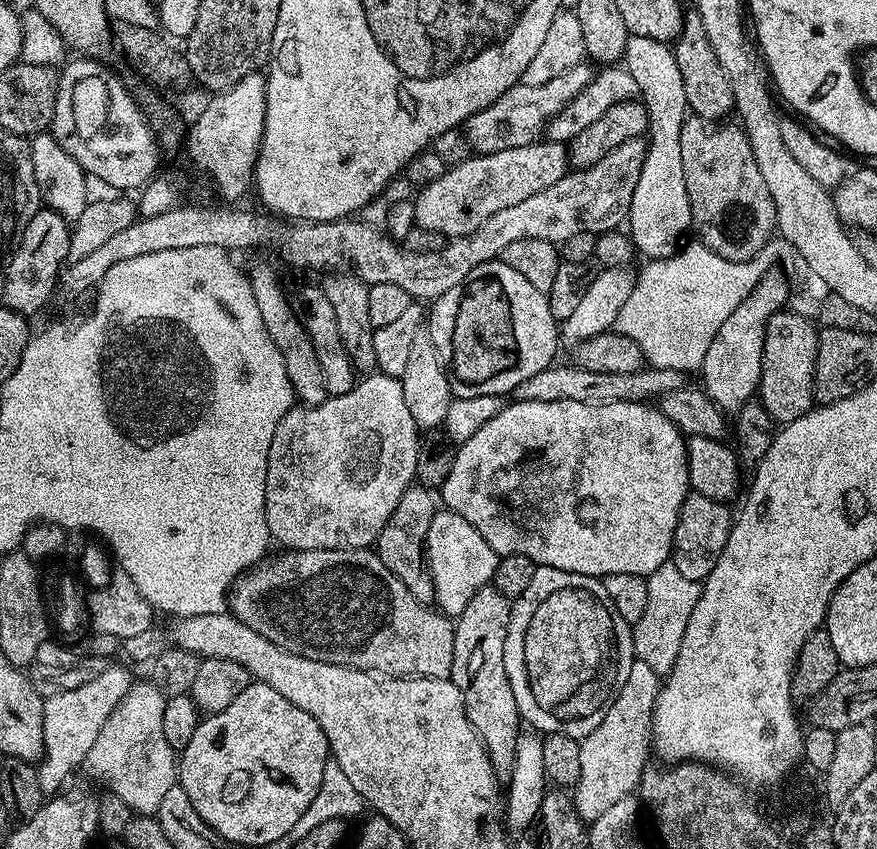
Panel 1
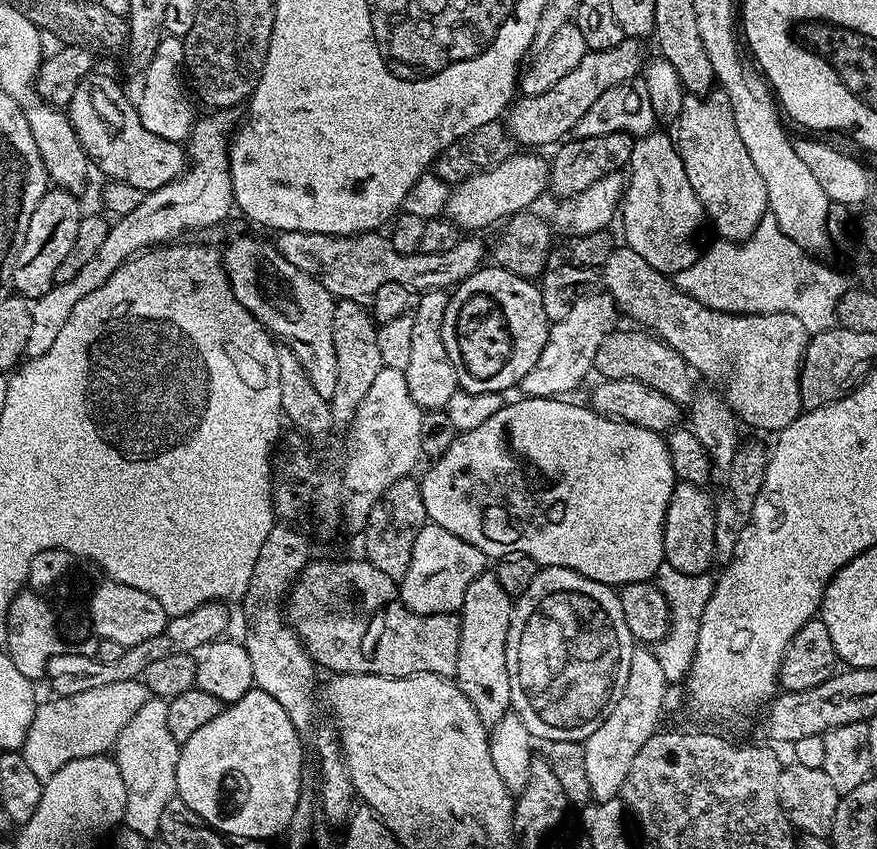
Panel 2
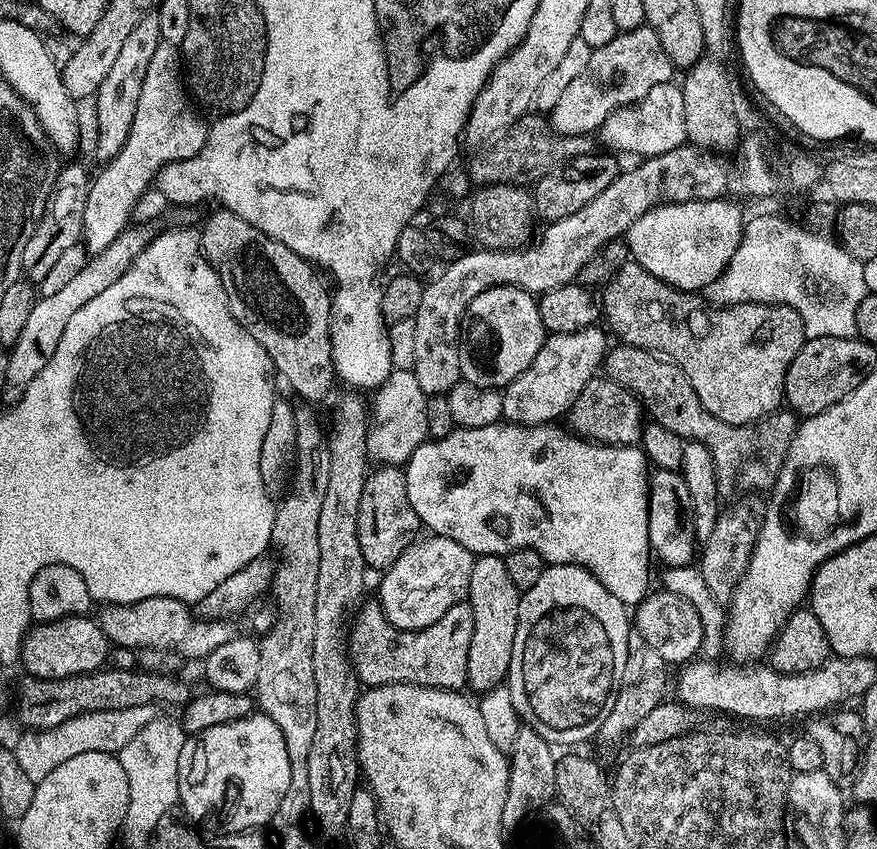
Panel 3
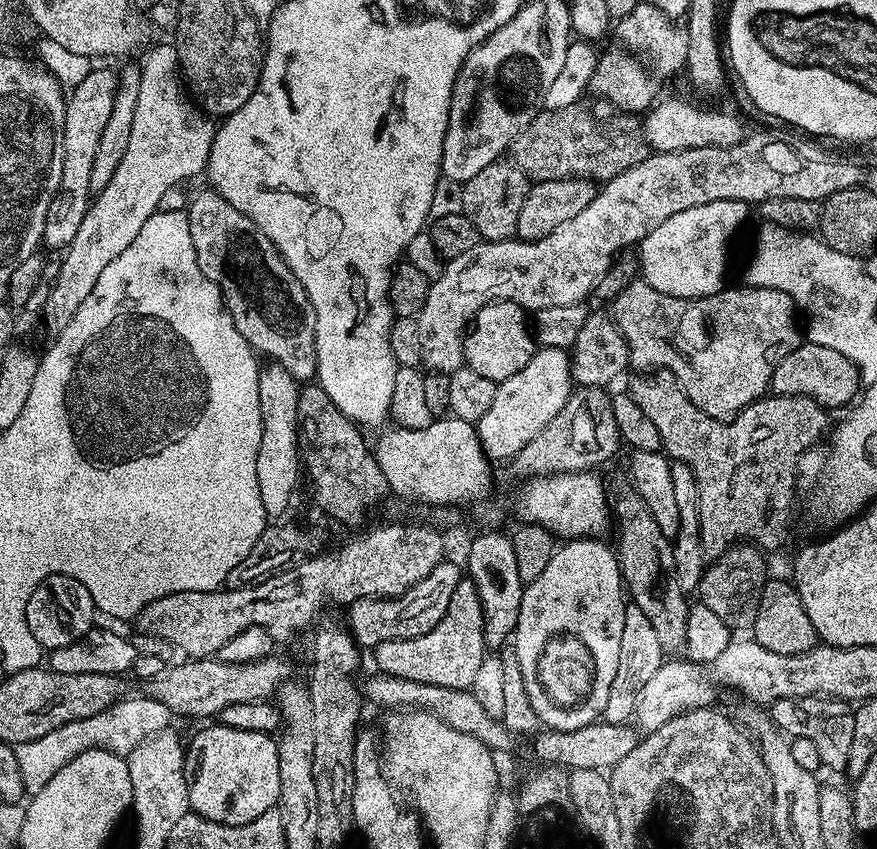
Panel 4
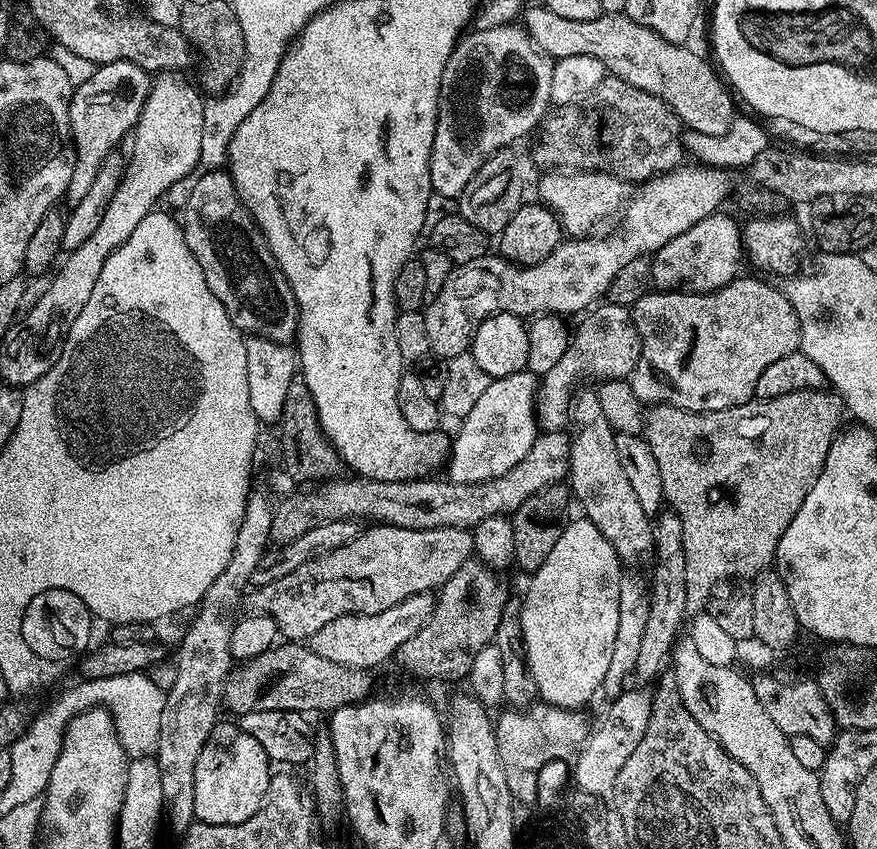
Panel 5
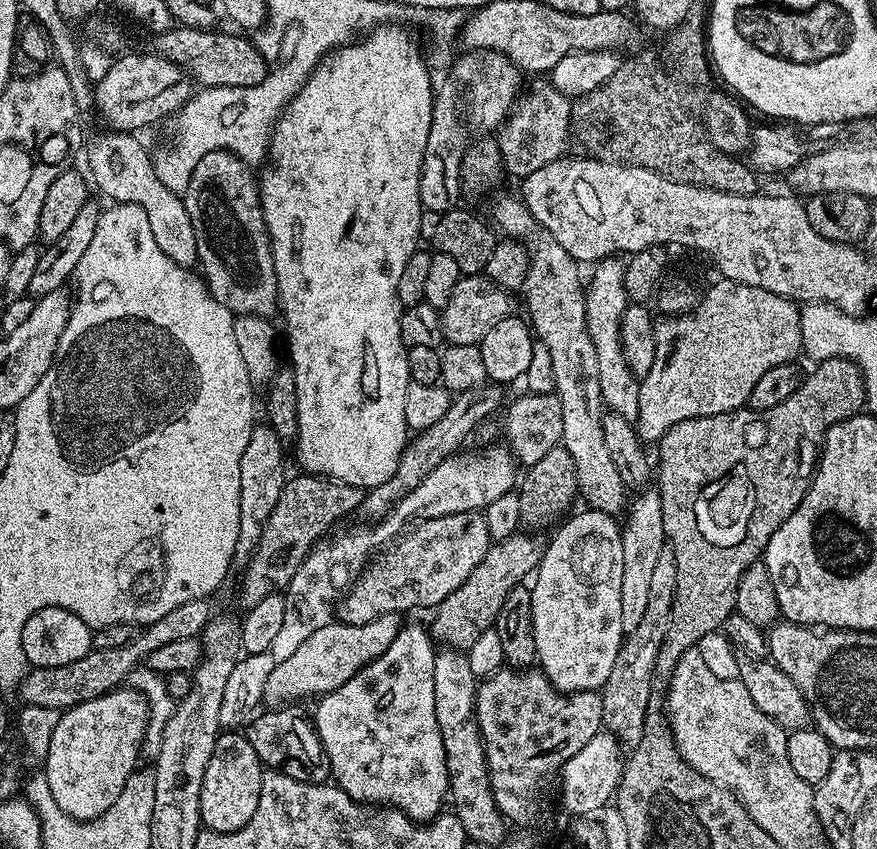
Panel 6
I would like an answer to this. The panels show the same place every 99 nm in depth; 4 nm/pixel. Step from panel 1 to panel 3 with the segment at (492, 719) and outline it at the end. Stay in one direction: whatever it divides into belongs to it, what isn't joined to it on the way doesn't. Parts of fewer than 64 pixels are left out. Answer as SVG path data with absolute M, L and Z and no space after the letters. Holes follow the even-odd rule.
M476 556L473 559L470 570L470 586L466 597L466 603L472 607L474 614L474 638L470 638L467 687L473 688L476 694L483 694L494 685L505 683L510 666L510 654L514 650L514 634L518 630L518 606L521 595L521 589L514 586L514 581L506 571L506 562L503 556Z

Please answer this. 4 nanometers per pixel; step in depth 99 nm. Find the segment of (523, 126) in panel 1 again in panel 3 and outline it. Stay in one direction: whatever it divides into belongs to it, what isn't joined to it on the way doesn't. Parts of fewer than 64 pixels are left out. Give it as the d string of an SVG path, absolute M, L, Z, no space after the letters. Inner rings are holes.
M641 26L629 32L617 31L616 37L606 42L606 46L593 48L588 69L566 86L566 94L562 94L550 113L552 131L565 138L587 137L588 132L595 133L614 110L637 104L654 90L654 86L669 83L672 75L670 58L666 58L666 50L652 28Z

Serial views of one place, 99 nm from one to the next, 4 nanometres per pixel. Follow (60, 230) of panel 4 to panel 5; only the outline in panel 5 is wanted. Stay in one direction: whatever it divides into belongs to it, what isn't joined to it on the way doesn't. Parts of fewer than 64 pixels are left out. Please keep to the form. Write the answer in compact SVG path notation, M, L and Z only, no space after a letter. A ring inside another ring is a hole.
M119 60L97 66L86 82L73 87L68 113L72 145L76 148L76 165L74 174L70 174L70 186L66 193L69 205L82 202L98 174L98 166L102 166L108 155L120 146L116 144L123 142L124 135L127 137L133 131L151 92L152 81L153 77L142 66Z

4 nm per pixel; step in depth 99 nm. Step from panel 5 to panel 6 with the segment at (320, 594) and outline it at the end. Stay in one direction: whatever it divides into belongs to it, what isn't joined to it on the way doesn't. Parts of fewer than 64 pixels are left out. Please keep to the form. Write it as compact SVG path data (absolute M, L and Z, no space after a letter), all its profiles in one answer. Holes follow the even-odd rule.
M459 512L458 514L446 514L433 520L421 520L415 526L409 527L391 546L385 547L380 557L373 559L359 573L360 581L356 584L356 589L352 593L345 595L343 599L335 605L334 612L345 624L365 624L374 622L374 618L383 616L395 616L405 614L411 608L435 609L441 604L466 578L470 578L474 566L482 562L486 554L490 537L486 530L486 522L480 512Z

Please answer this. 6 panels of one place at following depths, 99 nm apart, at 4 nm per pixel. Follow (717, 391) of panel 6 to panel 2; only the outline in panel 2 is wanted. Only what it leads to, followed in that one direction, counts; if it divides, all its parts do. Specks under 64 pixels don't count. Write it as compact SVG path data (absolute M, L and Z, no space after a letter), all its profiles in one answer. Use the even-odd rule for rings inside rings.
M627 246L613 247L602 269L602 284L609 296L616 303L617 309L632 320L641 320L649 333L655 334L672 351L679 353L687 362L689 369L696 369L701 377L720 376L724 368L728 371L727 407L741 421L752 428L761 428L764 432L779 434L790 422L799 418L802 405L800 402L800 363L808 349L810 333L806 326L794 314L789 312L765 312L763 314L731 314L713 312L711 308L698 303L685 295L677 287L663 284L665 273L650 266L642 254Z

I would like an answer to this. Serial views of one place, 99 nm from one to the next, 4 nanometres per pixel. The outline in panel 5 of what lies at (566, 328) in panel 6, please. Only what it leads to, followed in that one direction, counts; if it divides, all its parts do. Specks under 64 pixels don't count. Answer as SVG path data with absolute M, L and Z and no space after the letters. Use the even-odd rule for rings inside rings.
M584 386L572 398L570 420L576 423L576 433L570 436L568 453L568 471L570 473L570 492L580 503L583 519L589 520L598 530L602 530L602 538L614 546L621 561L636 560L643 552L651 553L653 521L650 513L638 502L630 482L626 479L626 470L618 462L618 449L614 447L617 433L612 431L610 422L606 422L606 414L602 414L602 406L598 402L598 394L591 387Z

